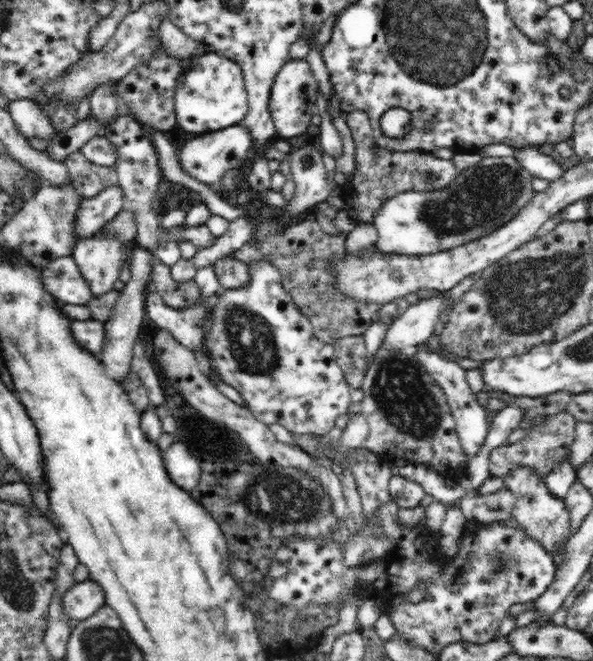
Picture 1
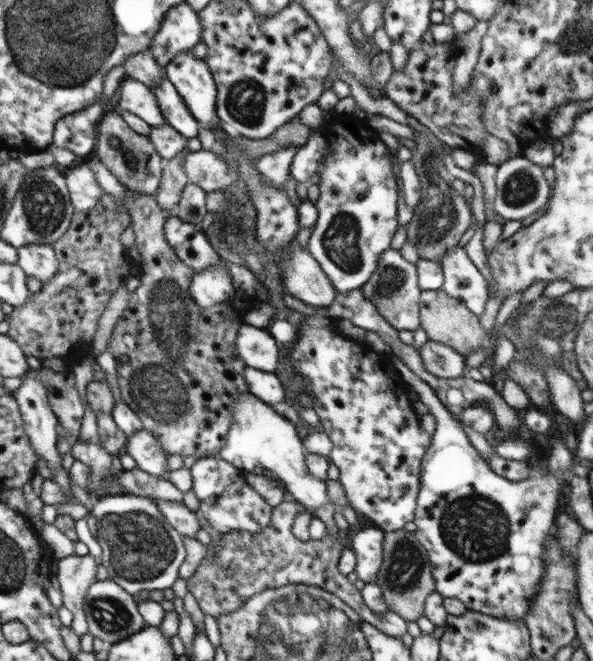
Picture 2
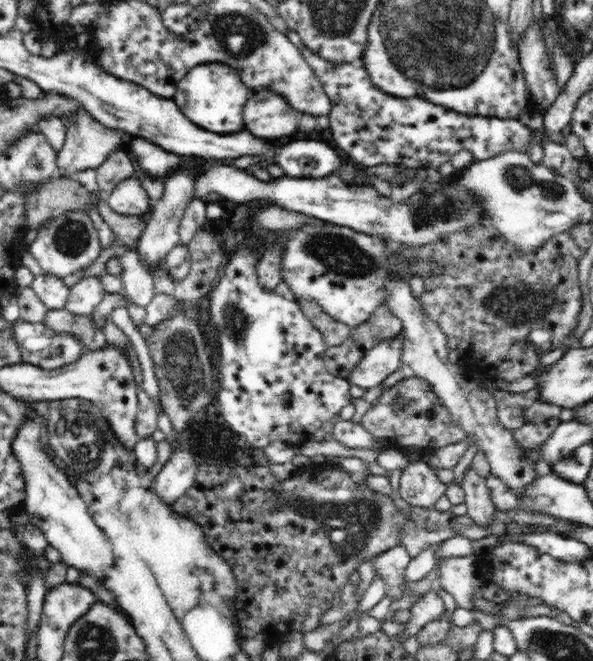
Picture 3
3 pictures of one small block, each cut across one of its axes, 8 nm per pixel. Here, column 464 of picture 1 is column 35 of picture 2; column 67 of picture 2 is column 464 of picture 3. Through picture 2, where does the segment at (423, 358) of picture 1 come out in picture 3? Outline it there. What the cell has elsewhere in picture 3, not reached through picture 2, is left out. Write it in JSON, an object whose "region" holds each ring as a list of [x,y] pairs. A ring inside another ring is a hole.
{"region":[[[472,467],[464,471],[461,487],[465,492],[467,515],[475,524],[488,528],[494,522],[495,504],[491,499],[486,479]]]}

